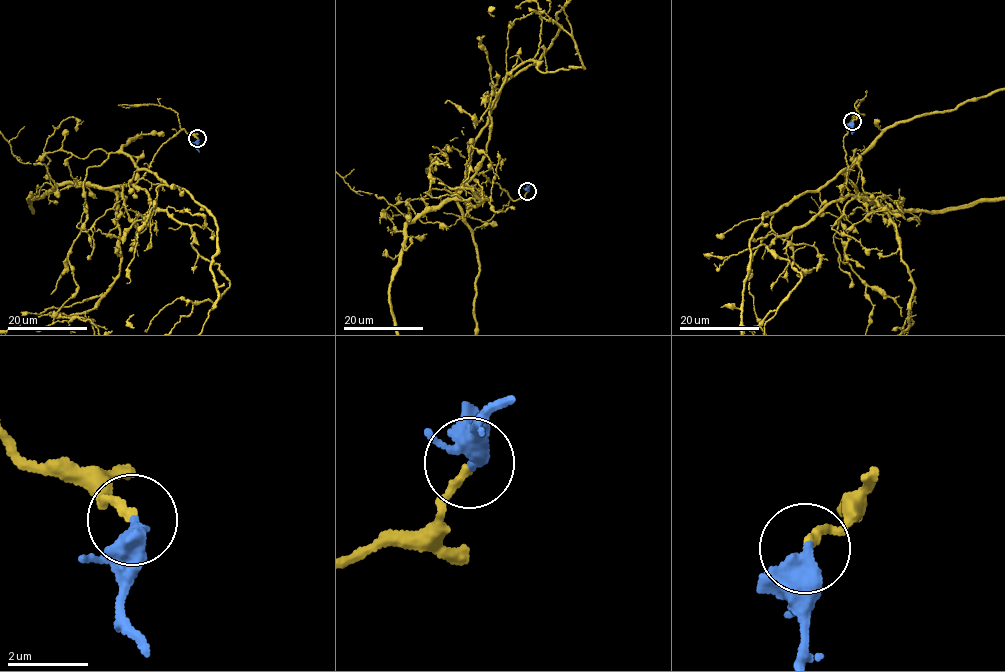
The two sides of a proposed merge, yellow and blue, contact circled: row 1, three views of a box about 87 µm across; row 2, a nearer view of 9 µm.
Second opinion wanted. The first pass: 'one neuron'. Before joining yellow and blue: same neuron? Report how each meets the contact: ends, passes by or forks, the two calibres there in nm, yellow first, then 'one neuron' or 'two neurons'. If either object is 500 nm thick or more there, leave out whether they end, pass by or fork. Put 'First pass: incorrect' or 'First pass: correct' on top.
First pass: correct
yellow ends | blue ends | 220/480 nm | one neuron

